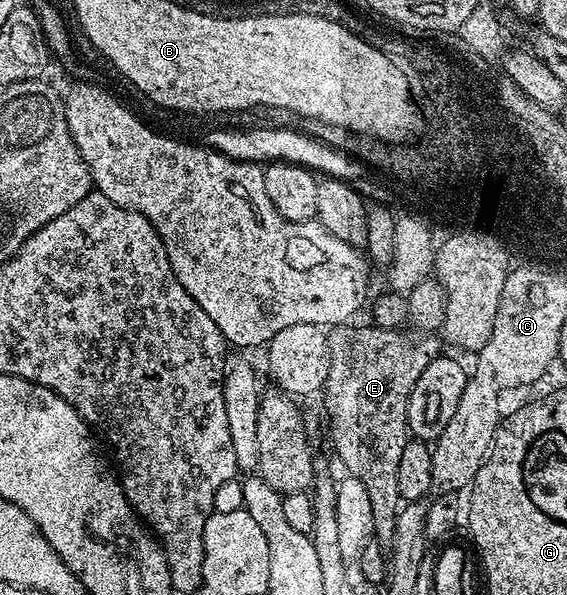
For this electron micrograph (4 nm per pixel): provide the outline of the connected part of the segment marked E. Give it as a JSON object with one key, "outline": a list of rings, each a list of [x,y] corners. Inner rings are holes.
{"outline":[[[337,326],[331,332],[329,373],[323,389],[325,412],[329,415],[333,448],[337,451],[342,466],[345,467],[344,471],[348,475],[359,478],[359,482],[363,482],[363,487],[371,497],[373,536],[378,544],[389,546],[393,542],[397,513],[399,505],[402,503],[399,494],[399,458],[403,458],[403,450],[411,442],[405,422],[405,403],[409,400],[415,382],[419,382],[419,374],[423,374],[423,370],[427,370],[427,366],[436,356],[442,355],[442,341],[440,339],[437,341],[433,337],[436,335],[433,334],[409,337],[405,330],[395,328],[349,327],[353,326]]]}

